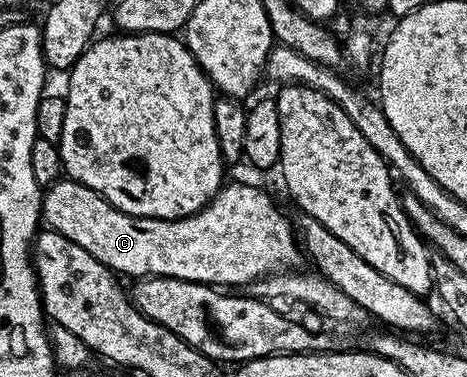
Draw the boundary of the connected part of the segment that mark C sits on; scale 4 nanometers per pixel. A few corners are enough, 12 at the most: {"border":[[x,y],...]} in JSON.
{"border":[[60,179],[42,220],[124,278],[235,287],[291,271],[293,221],[224,184],[131,217]]}

